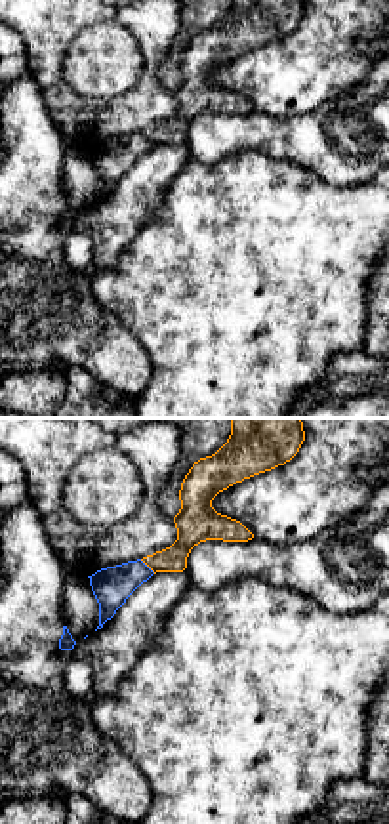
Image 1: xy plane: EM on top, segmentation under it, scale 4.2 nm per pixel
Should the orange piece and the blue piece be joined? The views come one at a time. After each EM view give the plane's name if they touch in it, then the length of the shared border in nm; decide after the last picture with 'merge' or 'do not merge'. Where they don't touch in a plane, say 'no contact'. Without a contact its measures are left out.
meets orange in xy; contact 90 nm long

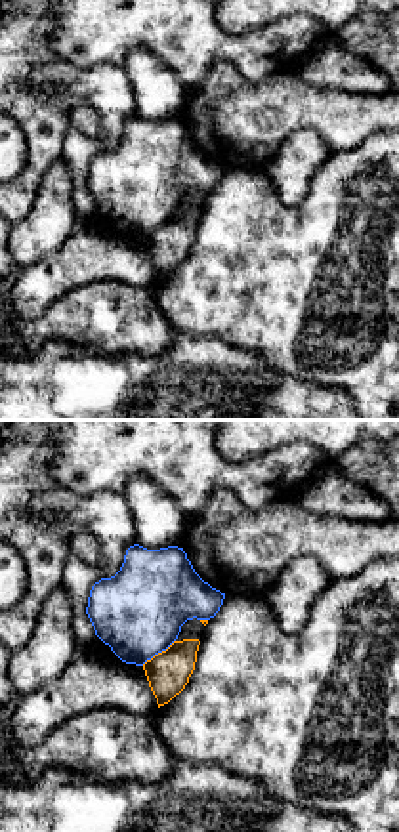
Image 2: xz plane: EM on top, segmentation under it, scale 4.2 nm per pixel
meets orange in xz; contact 180 nm long

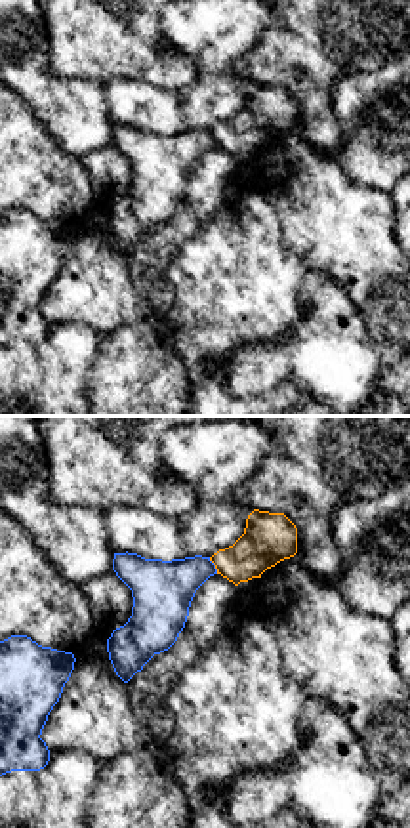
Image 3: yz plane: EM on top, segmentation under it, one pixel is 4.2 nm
meets orange in yz; contact 80 nm long

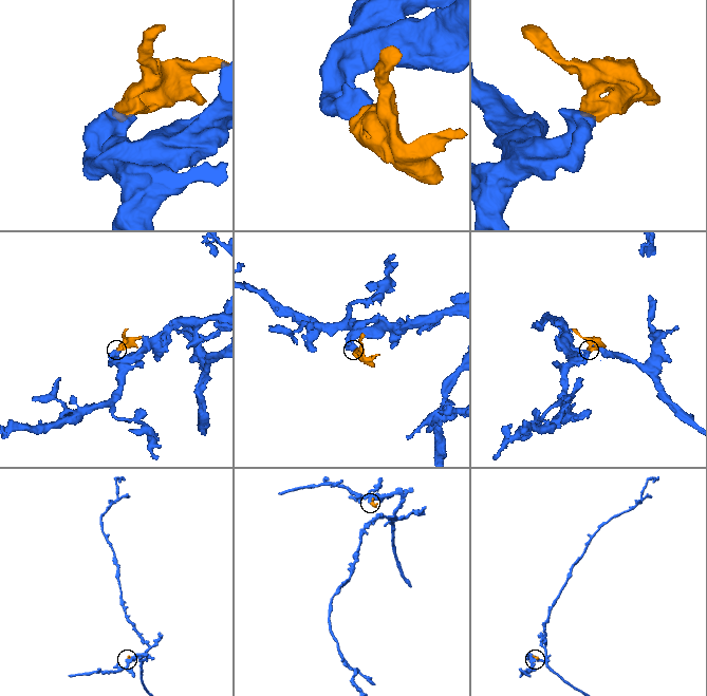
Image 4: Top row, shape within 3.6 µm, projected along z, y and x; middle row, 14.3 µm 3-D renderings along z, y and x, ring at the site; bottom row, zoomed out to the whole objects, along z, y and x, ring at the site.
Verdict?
do not merge

